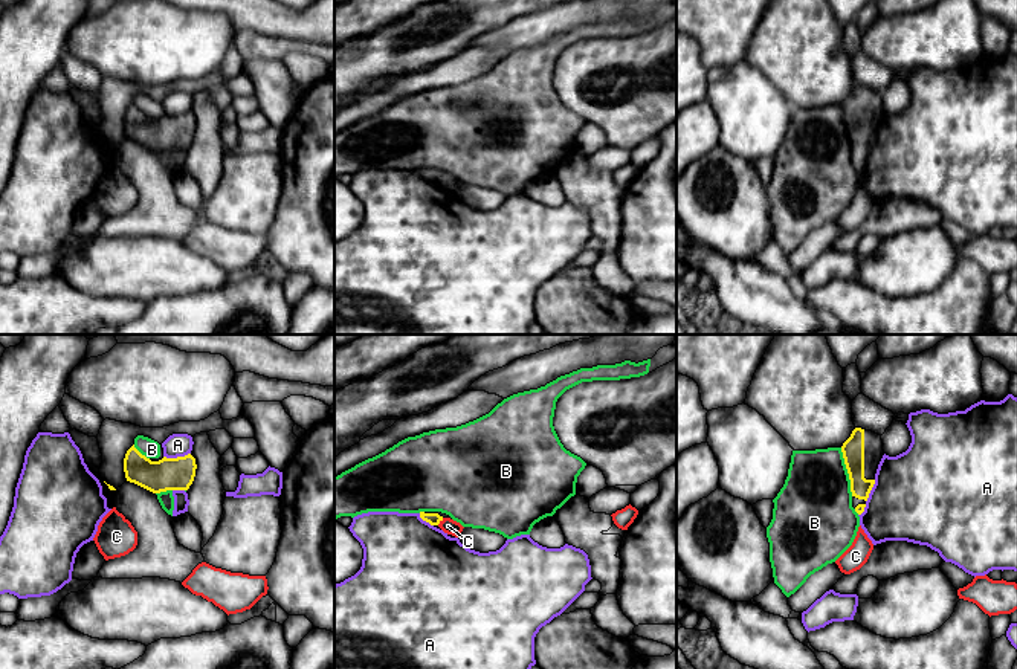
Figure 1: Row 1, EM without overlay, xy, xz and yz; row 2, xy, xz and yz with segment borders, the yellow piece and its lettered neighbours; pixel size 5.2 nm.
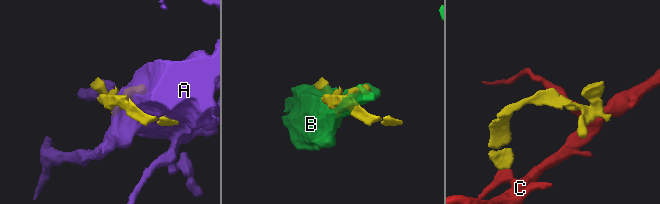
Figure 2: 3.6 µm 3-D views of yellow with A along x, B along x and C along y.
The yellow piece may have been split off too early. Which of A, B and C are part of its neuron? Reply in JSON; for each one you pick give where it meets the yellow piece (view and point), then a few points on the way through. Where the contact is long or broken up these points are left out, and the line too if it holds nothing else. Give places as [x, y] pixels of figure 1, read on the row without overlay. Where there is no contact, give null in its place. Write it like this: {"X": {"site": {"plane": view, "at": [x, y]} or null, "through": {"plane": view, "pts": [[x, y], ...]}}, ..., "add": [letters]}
{"add": []}

